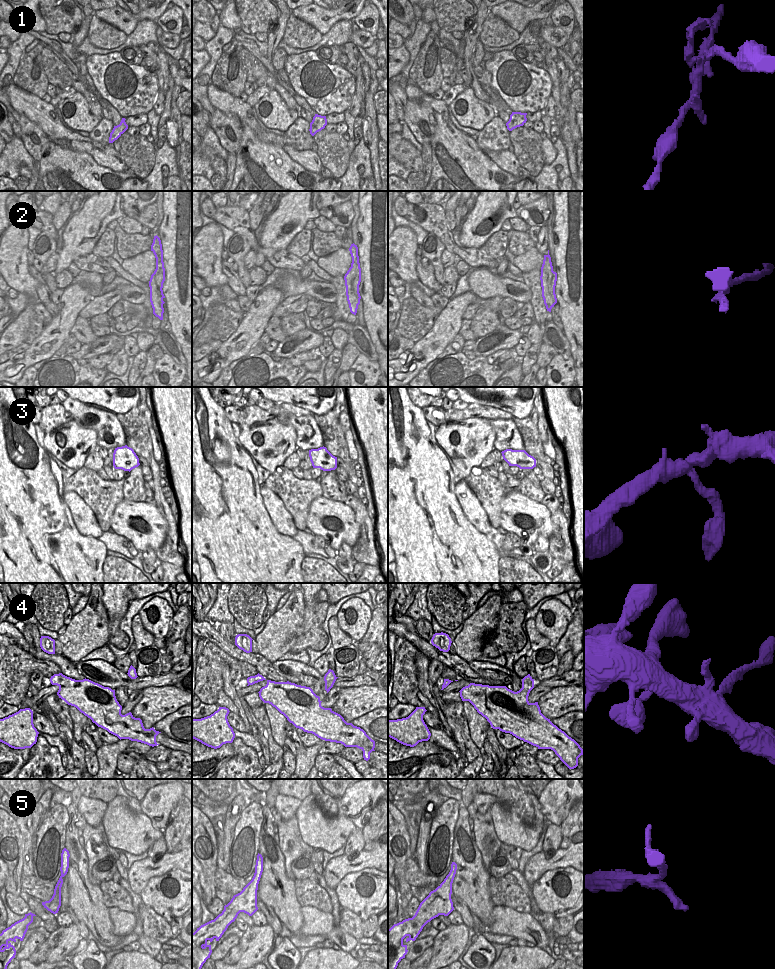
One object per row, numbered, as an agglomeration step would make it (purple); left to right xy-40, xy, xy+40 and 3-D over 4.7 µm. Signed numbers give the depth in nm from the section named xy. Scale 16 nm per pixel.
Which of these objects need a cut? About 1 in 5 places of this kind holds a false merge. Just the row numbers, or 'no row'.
1, 2

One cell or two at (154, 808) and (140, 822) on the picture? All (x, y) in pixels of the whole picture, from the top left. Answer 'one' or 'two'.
two

